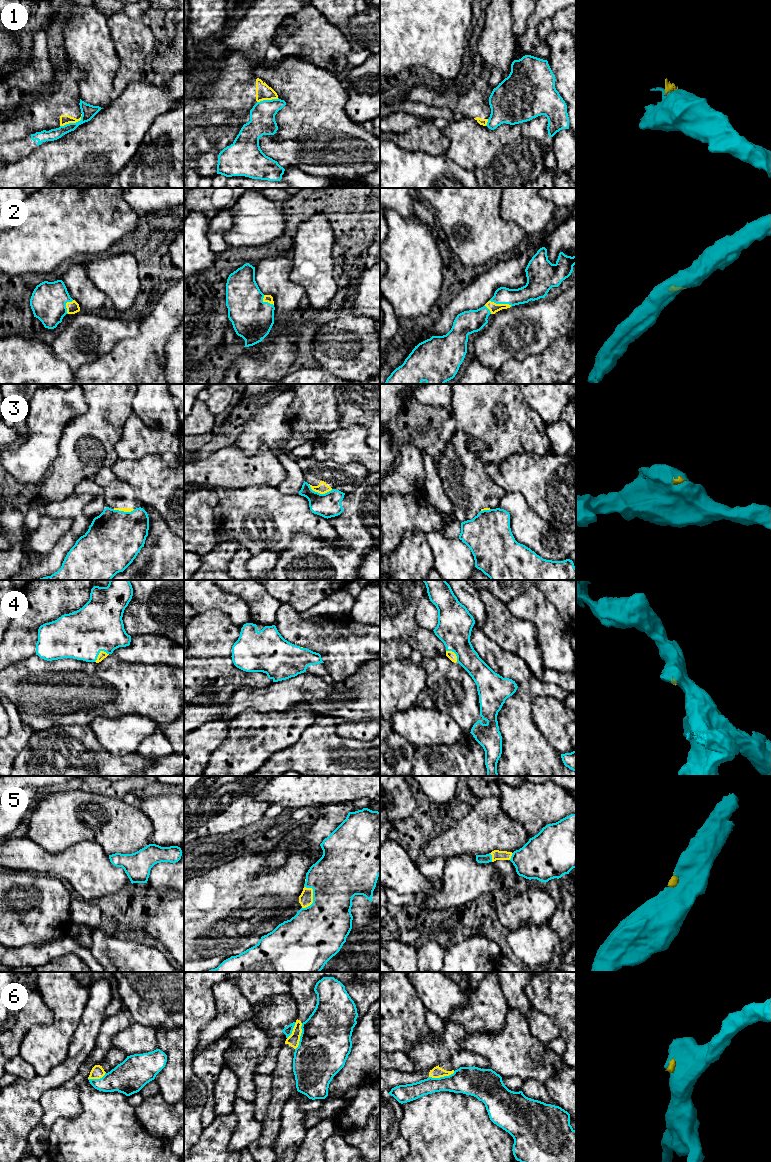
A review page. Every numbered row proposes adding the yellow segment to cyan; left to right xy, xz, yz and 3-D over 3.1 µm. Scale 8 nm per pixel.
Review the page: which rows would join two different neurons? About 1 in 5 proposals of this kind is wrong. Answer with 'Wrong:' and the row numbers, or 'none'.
Wrong: 1, 3, 6

